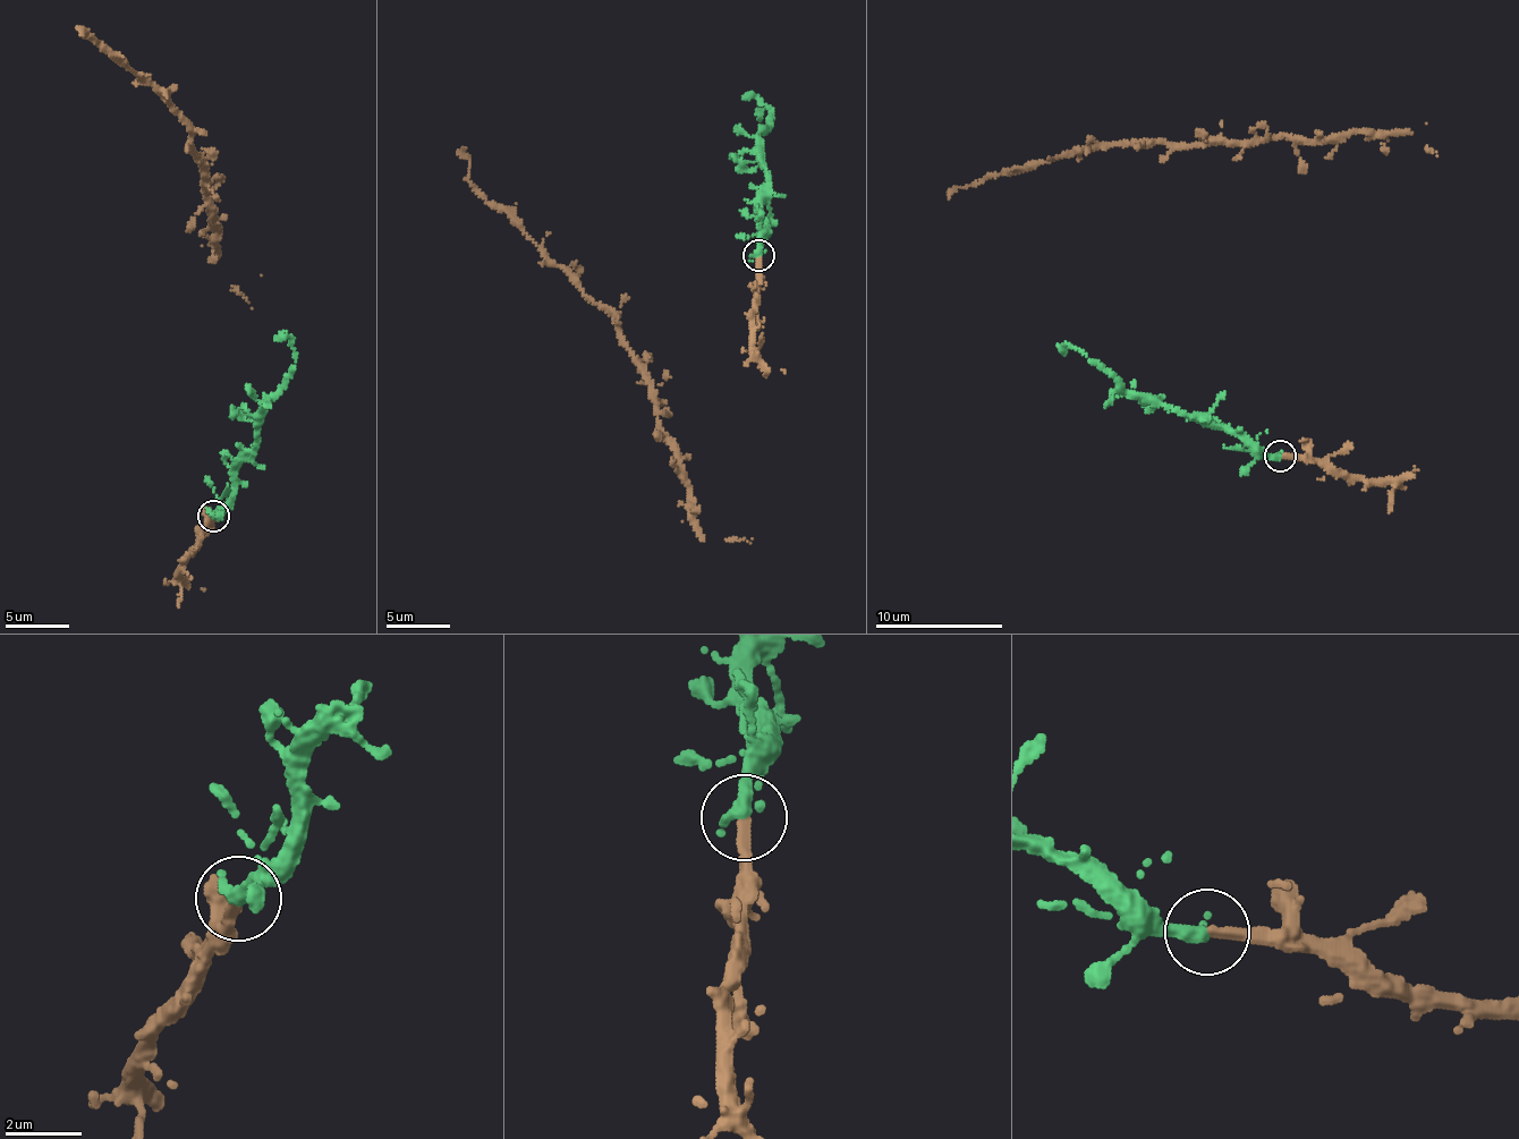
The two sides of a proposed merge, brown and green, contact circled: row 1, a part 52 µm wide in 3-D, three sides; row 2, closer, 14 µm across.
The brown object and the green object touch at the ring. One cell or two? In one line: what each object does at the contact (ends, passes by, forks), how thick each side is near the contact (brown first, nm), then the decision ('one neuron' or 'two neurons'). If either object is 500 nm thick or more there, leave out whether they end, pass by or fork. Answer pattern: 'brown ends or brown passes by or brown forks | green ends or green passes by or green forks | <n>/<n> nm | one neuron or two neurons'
brown ends | green ends | 320/400 nm | one neuron

